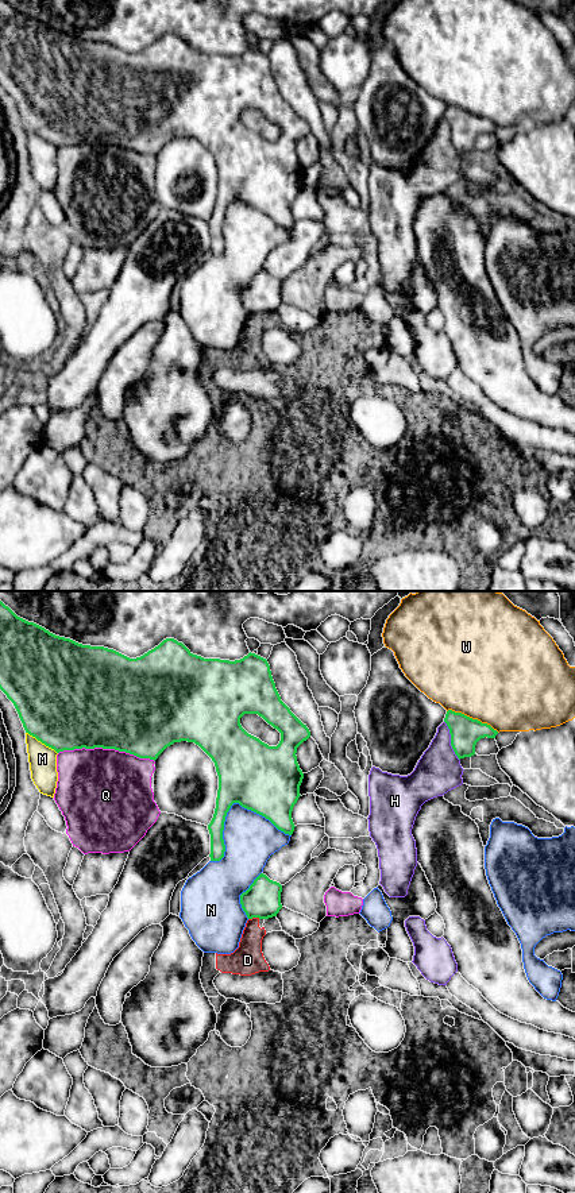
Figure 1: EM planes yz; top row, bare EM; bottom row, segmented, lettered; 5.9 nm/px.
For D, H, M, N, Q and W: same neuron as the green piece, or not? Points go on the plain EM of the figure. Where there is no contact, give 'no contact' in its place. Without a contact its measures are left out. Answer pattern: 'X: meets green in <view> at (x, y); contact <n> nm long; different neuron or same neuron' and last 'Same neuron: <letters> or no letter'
D: meets green in yz at (254, 312); contact 70 nm long; different neuron
H: meets green in yz at (451, 136); contact 260 nm long; different neuron
M: meets green in yz at (42, 138); contact 240 nm long; different neuron
N: meets green in yz at (230, 203); contact 500 nm long; different neuron
Q: meets green in yz at (107, 143); contact 600 nm long; different neuron
W: meets green in yz at (471, 114); contact 340 nm long; different neuron
Same neuron: no letter

